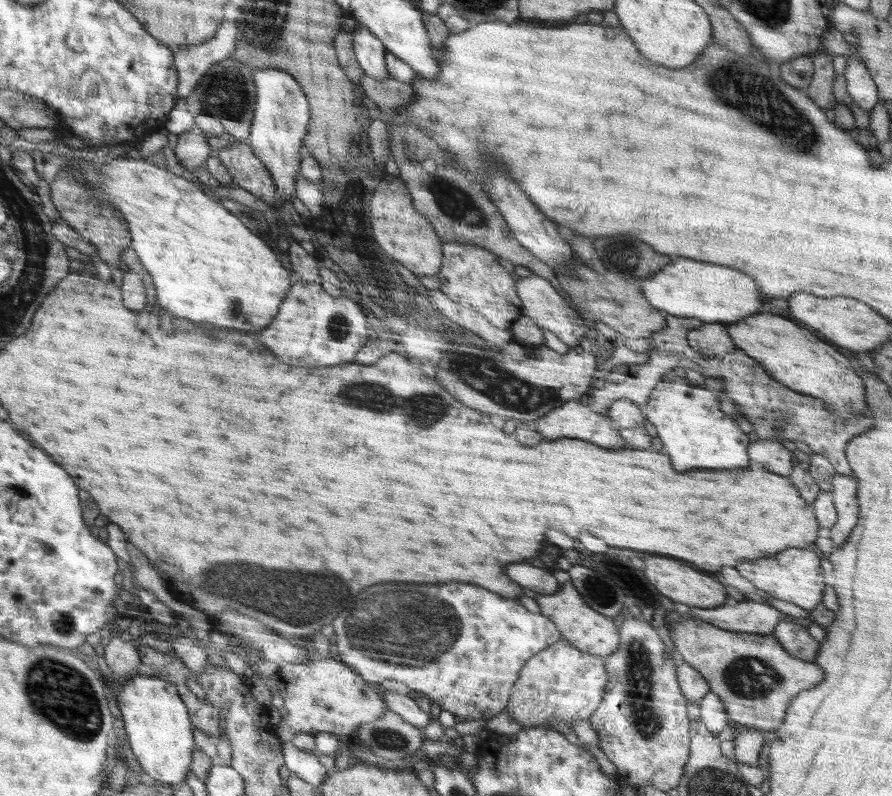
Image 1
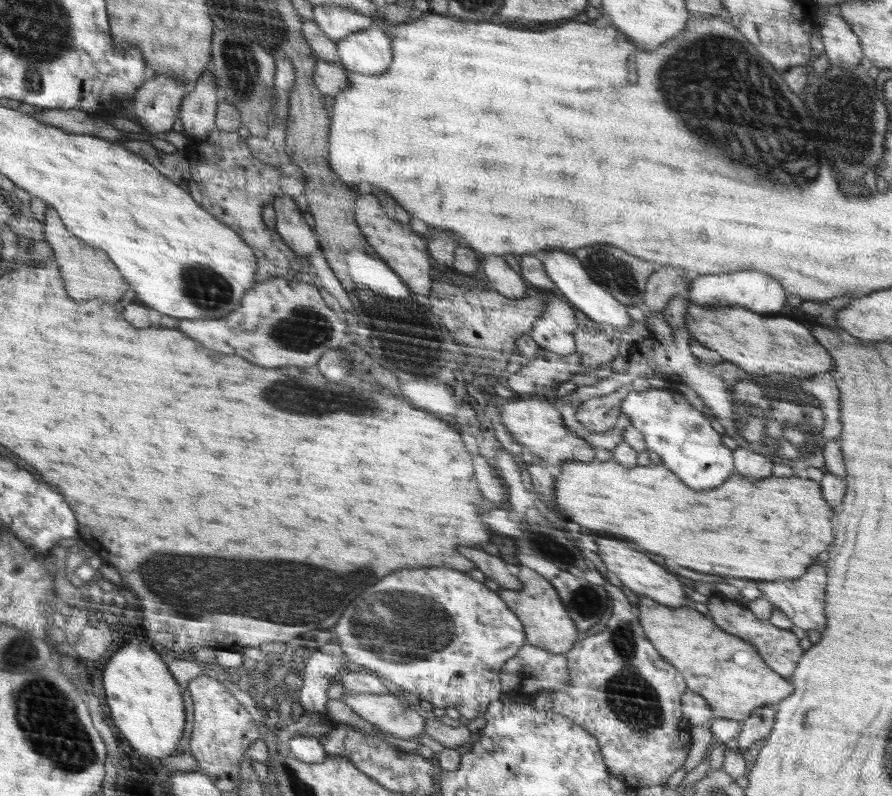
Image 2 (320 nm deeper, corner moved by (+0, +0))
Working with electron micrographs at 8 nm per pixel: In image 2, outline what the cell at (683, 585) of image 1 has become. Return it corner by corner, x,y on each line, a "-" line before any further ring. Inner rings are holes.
598,538
598,540
596,540
596,546
598,546
600,560
604,562
604,566
606,566
608,571
614,572
618,580
620,580
626,588
639,594
639,596
654,599
664,606
695,608
688,604
686,592
684,592
684,584
682,584
674,574
666,572
662,566
658,566
656,562
652,562
652,560
646,558
644,554
628,548
626,542
620,542
620,540
614,540
614,538

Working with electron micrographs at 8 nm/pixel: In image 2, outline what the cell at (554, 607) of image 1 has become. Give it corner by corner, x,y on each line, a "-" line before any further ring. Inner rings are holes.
524,565
514,569
517,579
521,582
519,589
501,588
497,593
519,616
526,630
526,644
540,646
554,654
564,654
574,648
583,636
569,614
568,608
561,601
556,587
543,574

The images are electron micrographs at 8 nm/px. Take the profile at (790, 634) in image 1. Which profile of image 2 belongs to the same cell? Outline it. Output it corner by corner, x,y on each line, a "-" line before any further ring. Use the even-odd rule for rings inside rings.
716,592
706,603
710,614
708,618
712,619
722,630
729,631
730,634
737,635
738,638
745,639
752,643
758,650
761,657
769,667
780,676
790,678
796,670
796,665
803,655
803,648
798,644
800,639
792,631
774,626
769,620
757,618
746,604
726,600
723,594

